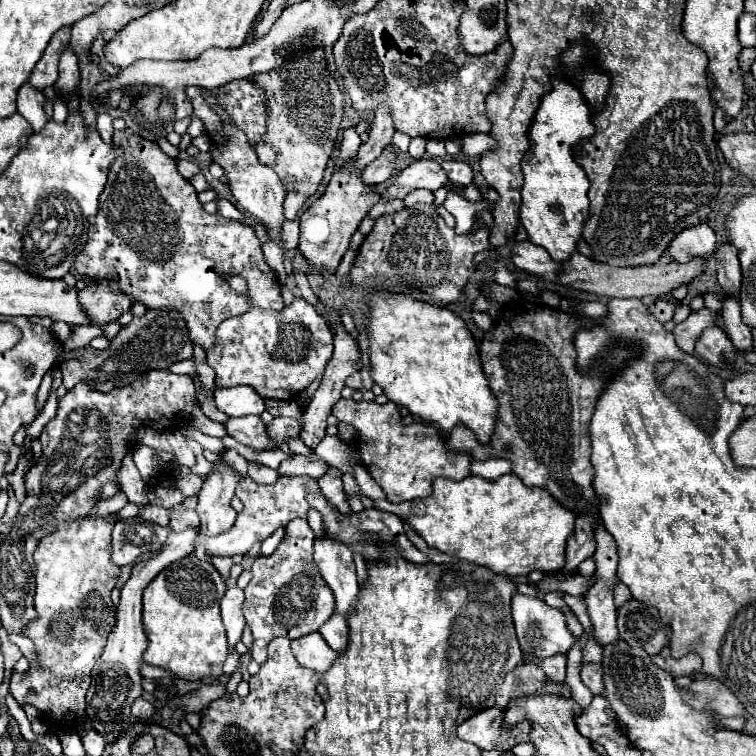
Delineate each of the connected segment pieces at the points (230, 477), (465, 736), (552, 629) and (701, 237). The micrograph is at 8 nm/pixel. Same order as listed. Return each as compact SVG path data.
M219 465L215 473L205 477L197 505L197 513L201 519L201 537L215 537L227 533L233 527L237 513L231 507L231 499L235 495L239 479L241 475L223 465Z
M499 707L485 709L457 727L457 737L477 745L479 749L510 751L515 745L530 742L531 725L522 721L503 729L503 711Z
M515 593L513 599L511 599L511 615L513 615L513 621L515 621L517 639L519 639L521 649L525 653L535 653L539 657L551 657L555 653L567 653L569 647L575 641L575 637L565 627L563 613L555 607L549 607L539 597L527 597L527 595Z
M699 223L675 235L667 249L667 255L677 263L689 263L693 257L701 259L707 259L707 255L711 257L715 249L717 249L715 231L707 223Z

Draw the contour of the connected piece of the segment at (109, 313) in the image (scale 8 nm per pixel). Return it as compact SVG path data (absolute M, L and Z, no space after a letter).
M97 283L79 291L79 303L93 325L107 325L117 321L125 311L131 309L131 299L127 295L113 293L111 287L101 287Z

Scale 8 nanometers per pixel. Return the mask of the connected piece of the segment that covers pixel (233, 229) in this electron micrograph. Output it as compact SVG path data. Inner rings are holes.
M129 129L113 133L115 147L123 149L123 155L109 169L109 181L99 199L99 213L91 217L89 239L85 243L83 253L79 253L75 267L79 273L91 275L95 279L113 277L119 287L143 301L149 309L177 309L187 325L191 341L199 343L203 349L209 349L215 343L215 329L229 317L243 315L253 307L265 309L283 309L281 285L275 273L267 269L263 261L263 253L259 249L259 239L255 229L243 225L239 221L225 219L217 213L207 213L203 205L197 201L197 191L193 185L179 175L177 161L161 151L161 147L153 141L147 141ZM229 275L243 275L249 283L249 297L237 295L229 283Z

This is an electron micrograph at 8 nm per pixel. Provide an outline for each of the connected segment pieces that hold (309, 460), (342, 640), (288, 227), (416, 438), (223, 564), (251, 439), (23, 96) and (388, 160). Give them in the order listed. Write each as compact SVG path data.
M315 453L309 457L295 455L291 459L285 459L279 465L279 475L309 475L309 477L321 477L327 471L327 463L319 459Z
M337 613L319 629L323 639L329 643L329 647L337 653L343 653L349 645L349 627L343 617L337 617Z
M293 219L293 221L285 221L283 225L283 249L289 251L289 249L295 249L299 243L299 221Z
M339 399L333 405L333 415L337 421L345 421L357 429L355 449L361 465L373 475L373 479L383 489L387 501L403 503L417 497L427 497L431 493L431 483L437 477L463 479L467 477L467 465L471 459L463 453L449 453L443 445L443 435L427 423L405 425L403 417L393 401L379 405L355 399Z
M213 555L213 557L211 557L211 563L213 563L215 569L221 573L223 579L229 579L229 571L231 571L231 567L233 567L233 559L231 559L231 557Z
M247 415L241 419L227 419L223 425L227 429L227 435L235 437L239 443L243 443L247 447L253 447L253 449L271 447L267 433L265 433L265 423L261 421L261 417Z
M27 83L19 89L17 111L29 121L29 125L33 127L35 133L39 133L45 127L45 123L49 121L47 113L45 113L45 101L47 101L47 97L39 89L31 89L31 85L27 85Z
M387 147L379 159L375 159L365 167L365 171L361 173L361 179L367 187L377 187L383 181L391 179L393 167L395 167L395 153L391 151L391 147Z

